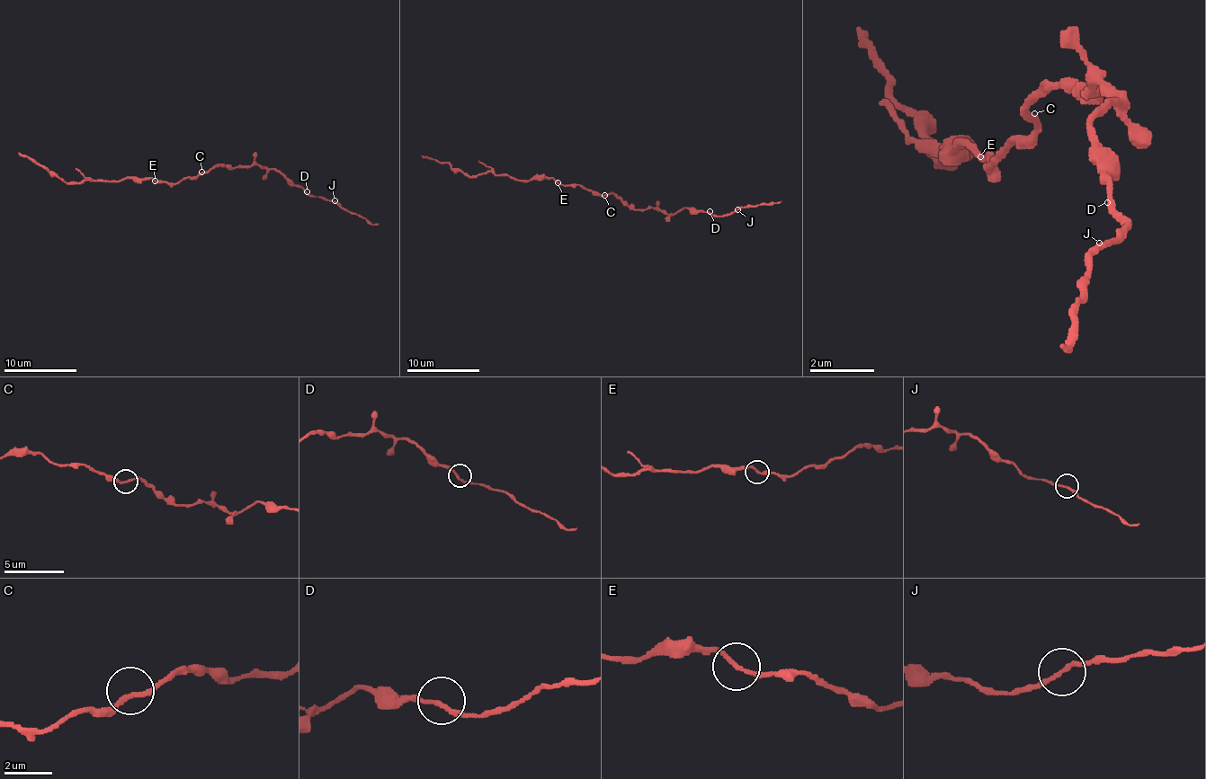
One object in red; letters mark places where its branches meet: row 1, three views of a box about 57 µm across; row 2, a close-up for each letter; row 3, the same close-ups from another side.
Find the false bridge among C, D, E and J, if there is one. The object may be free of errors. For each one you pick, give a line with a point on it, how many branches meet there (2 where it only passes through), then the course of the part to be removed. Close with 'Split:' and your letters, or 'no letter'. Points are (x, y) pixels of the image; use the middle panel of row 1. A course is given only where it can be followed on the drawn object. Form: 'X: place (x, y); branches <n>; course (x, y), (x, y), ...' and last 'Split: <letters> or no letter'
E: place (558, 182); branches 2; course (558, 182), (551, 179), (515, 181), (490, 172), (472, 175), (455, 170), (448, 163), (421, 155)
Split: E

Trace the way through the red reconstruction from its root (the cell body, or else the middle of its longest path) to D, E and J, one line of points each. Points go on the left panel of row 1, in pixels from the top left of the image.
D: (201, 173), (216, 166), (245, 168), (260, 164), (278, 170), (307, 191)
E: (201, 173), (185, 177), (174, 184), (155, 181)
J: (201, 173), (216, 166), (245, 168), (260, 164), (278, 170), (310, 195), (334, 200)

